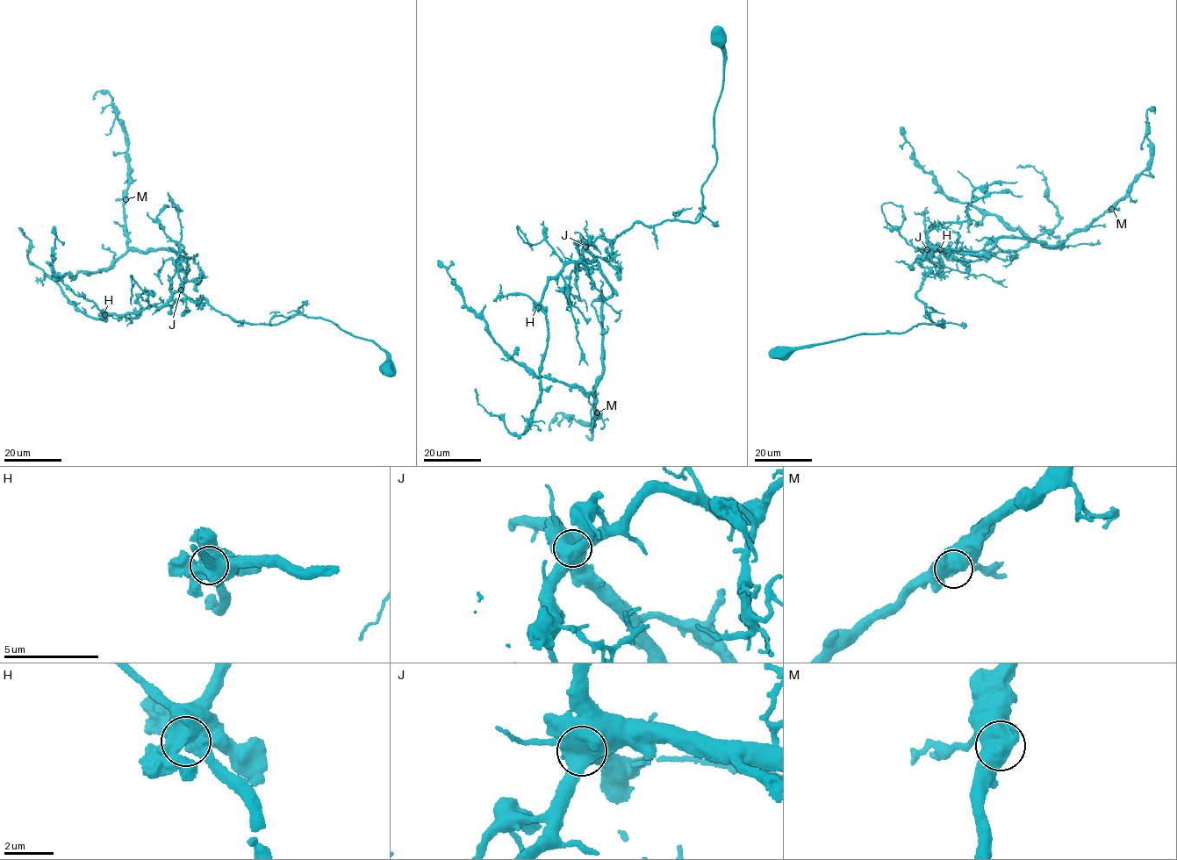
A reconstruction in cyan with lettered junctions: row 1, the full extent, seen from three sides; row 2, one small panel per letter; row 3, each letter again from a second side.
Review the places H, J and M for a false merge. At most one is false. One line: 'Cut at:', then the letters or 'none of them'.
Cut at: H

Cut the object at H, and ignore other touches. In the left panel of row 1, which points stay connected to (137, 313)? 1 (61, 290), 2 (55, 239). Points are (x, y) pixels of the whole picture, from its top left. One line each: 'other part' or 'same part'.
1: other part
2: same part

